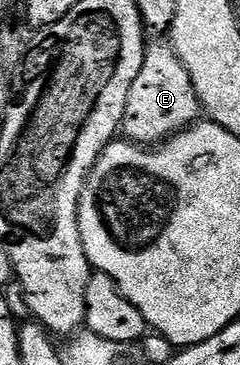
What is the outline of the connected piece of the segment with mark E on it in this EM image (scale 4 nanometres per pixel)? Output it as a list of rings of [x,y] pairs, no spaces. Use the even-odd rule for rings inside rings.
[[[150,44],[145,51],[143,67],[135,83],[131,83],[131,91],[127,95],[123,122],[124,136],[138,145],[152,147],[168,141],[174,133],[189,128],[202,113],[201,100],[195,91],[195,83],[191,83],[191,75],[187,67],[183,67],[172,44]]]

